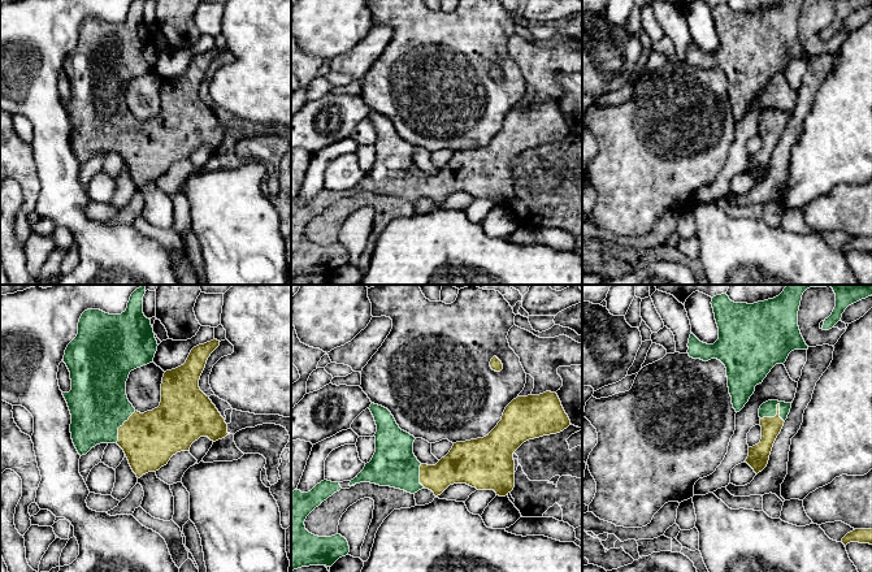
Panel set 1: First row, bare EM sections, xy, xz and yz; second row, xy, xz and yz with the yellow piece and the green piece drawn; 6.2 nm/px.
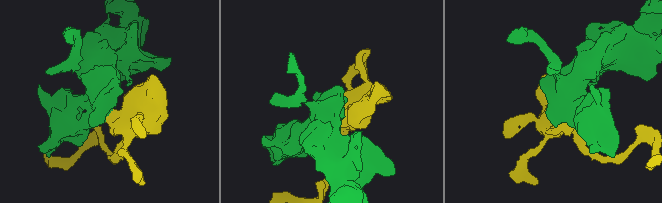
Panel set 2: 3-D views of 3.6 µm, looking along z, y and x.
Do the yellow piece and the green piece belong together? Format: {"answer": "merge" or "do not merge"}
{"answer": "merge"}

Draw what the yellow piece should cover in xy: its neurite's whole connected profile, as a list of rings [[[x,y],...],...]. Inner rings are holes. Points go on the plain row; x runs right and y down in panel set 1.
[[[134,0],[121,23],[84,20],[78,31],[78,43],[68,53],[62,68],[71,88],[71,99],[62,104],[71,124],[70,142],[78,162],[86,164],[100,152],[117,152],[138,187],[159,179],[177,161],[190,160],[200,146],[216,151],[229,143],[225,127],[199,96],[207,69],[220,55],[217,48],[194,56],[183,74],[164,82],[157,117],[140,122],[129,110],[126,90],[130,81],[153,72],[159,55],[151,29],[143,22],[144,3]]]

